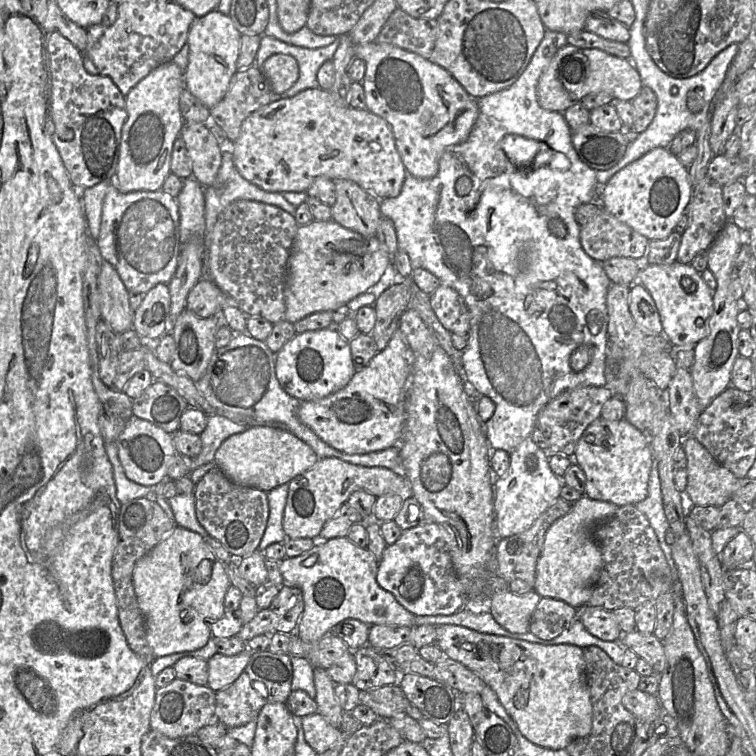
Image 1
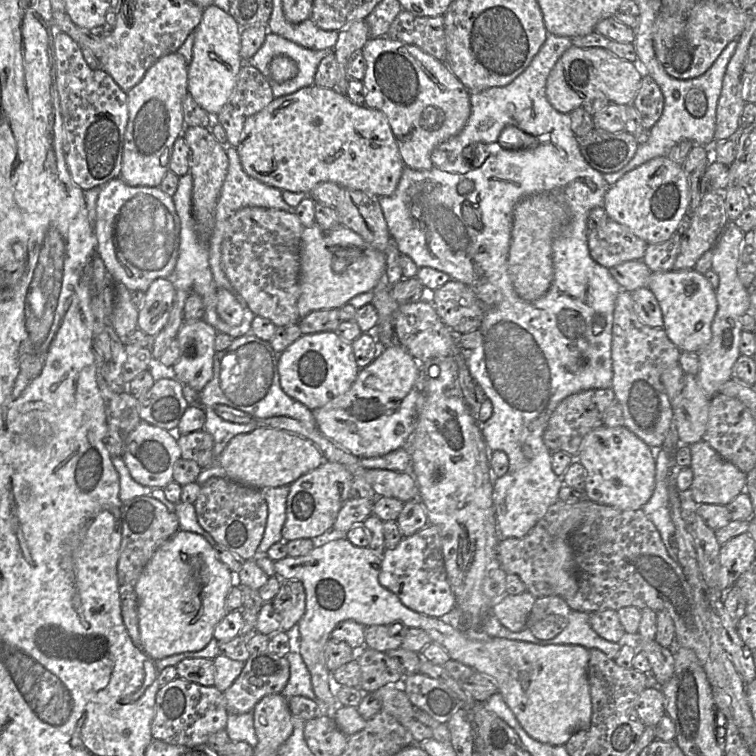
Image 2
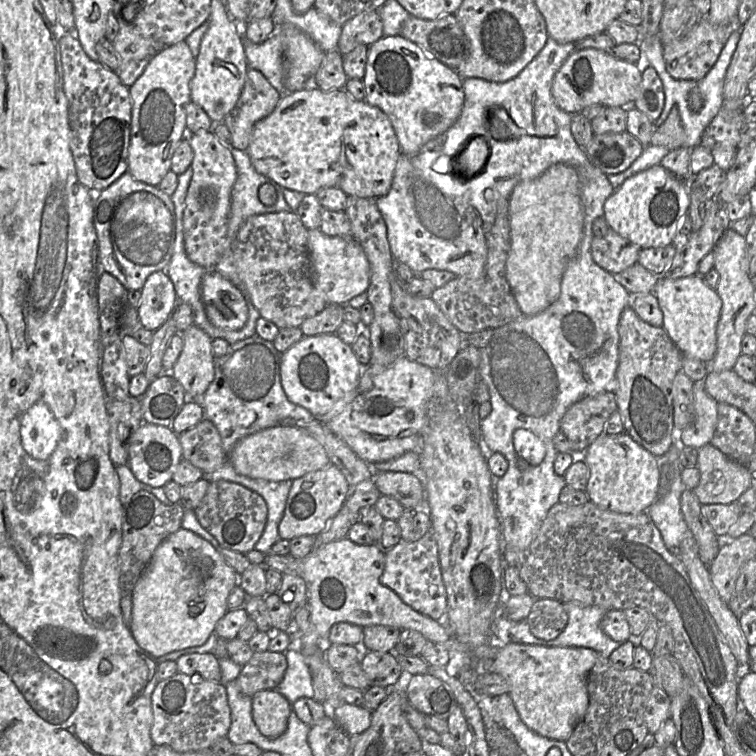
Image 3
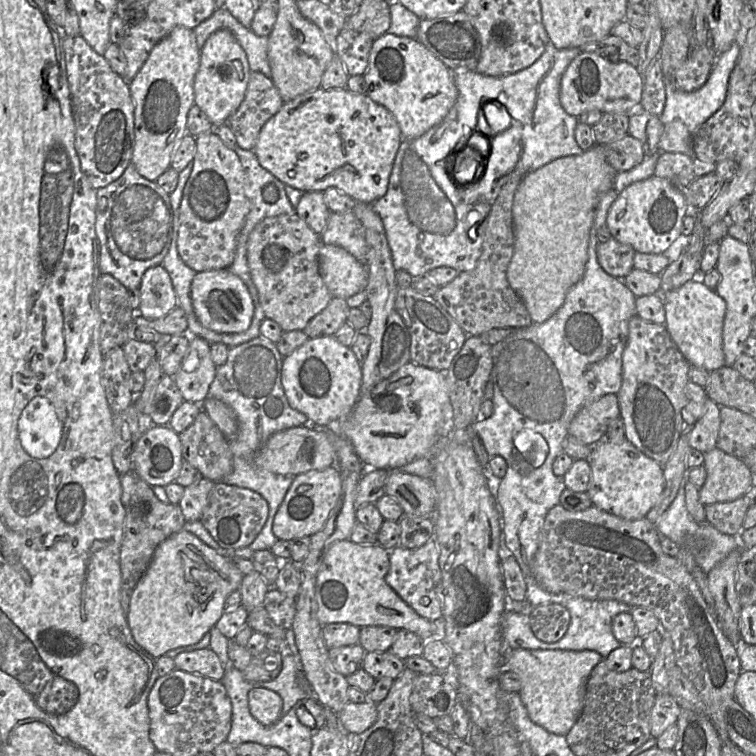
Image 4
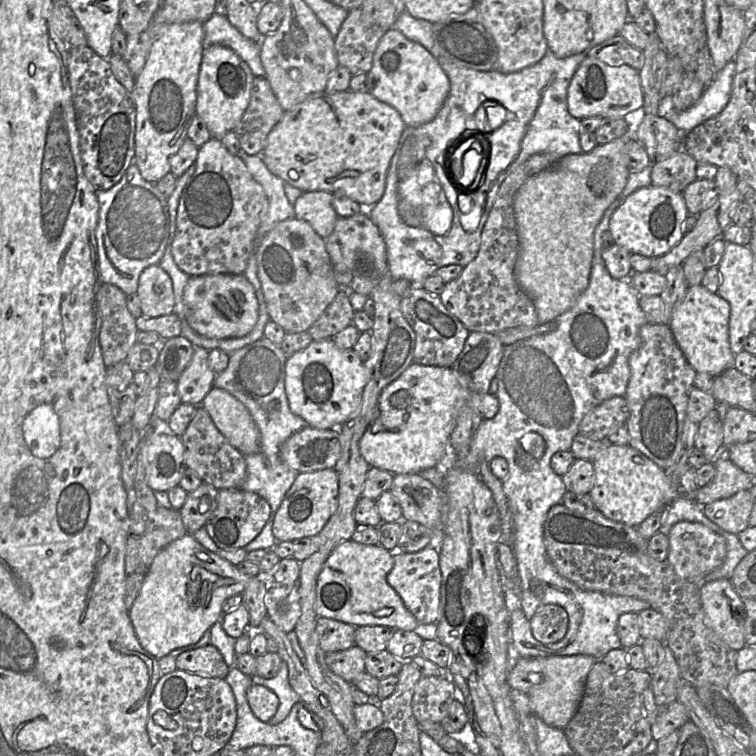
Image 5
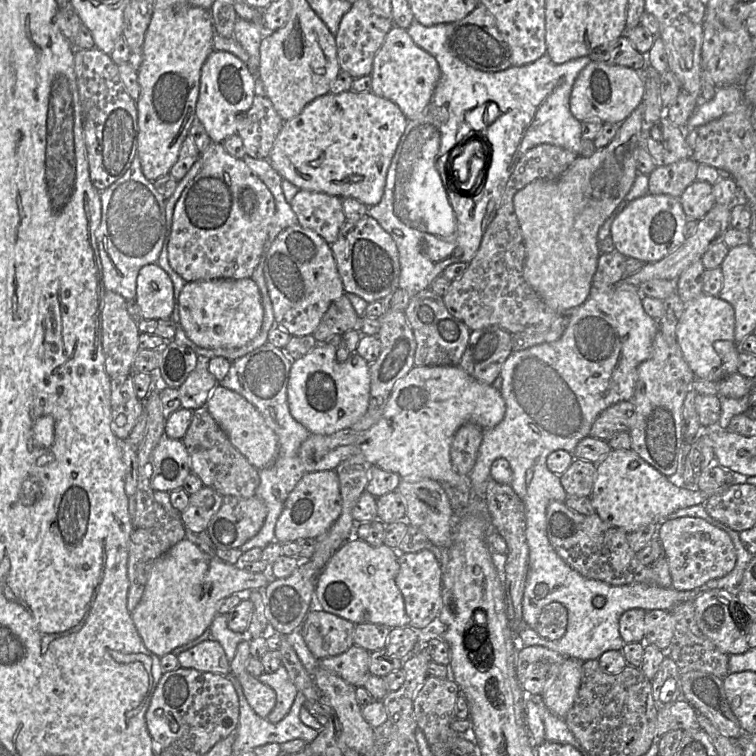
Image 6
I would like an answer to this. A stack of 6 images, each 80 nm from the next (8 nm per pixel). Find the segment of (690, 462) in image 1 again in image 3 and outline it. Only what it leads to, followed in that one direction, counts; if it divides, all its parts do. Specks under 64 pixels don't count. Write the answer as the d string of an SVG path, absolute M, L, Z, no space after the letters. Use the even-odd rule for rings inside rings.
M711 444L697 450L700 481L692 491L701 504L736 502L751 487L747 465L730 459Z

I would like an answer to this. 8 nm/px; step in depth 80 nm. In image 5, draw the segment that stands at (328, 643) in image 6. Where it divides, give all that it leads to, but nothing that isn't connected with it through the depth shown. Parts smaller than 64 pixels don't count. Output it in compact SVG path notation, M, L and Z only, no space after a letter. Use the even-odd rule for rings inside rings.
M318 617L317 634L325 653L346 650L355 644L356 627L331 618Z

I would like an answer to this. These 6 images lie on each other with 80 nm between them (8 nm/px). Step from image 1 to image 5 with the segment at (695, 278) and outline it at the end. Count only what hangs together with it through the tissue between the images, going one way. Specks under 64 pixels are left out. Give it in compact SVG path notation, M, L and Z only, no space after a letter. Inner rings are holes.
M702 284L689 286L684 300L675 309L669 327L677 345L696 372L716 377L734 367L736 355L732 353L729 342L730 312L729 302Z

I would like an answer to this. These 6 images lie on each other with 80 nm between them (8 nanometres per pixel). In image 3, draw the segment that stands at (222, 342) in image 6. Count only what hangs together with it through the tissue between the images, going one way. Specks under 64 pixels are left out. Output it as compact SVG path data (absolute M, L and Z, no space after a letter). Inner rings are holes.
M207 270L200 285L201 300L211 324L226 330L239 330L249 312L245 298L233 283L216 270Z

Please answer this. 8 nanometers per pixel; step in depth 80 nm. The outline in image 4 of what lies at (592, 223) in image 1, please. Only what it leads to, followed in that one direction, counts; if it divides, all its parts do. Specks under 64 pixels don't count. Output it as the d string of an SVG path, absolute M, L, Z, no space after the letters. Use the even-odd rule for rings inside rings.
M613 237L606 242L599 242L596 247L600 266L607 274L618 279L625 278L634 268L635 253L630 245L620 243Z

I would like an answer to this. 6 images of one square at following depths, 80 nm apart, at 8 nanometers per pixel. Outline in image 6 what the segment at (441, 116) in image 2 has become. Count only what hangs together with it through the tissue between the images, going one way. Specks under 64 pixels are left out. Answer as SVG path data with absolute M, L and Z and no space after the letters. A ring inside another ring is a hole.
M393 26L376 53L370 74L377 96L394 102L408 120L418 118L429 105L441 72L436 59L419 47L406 29Z

